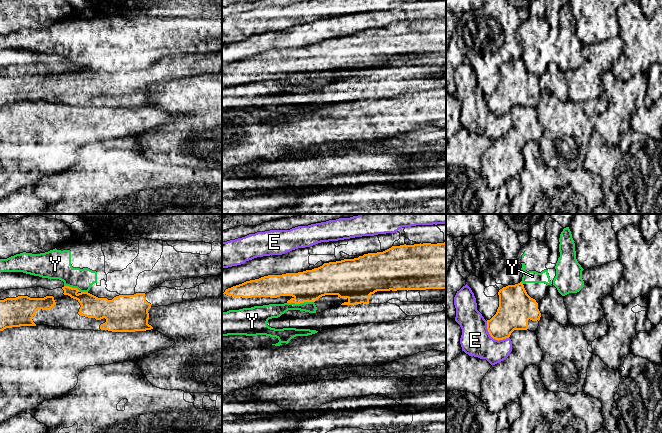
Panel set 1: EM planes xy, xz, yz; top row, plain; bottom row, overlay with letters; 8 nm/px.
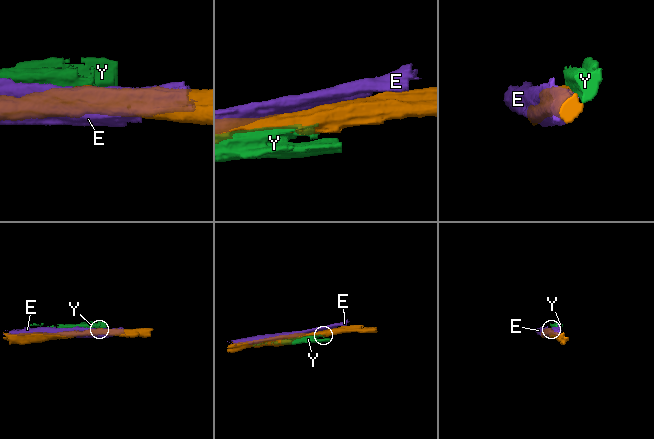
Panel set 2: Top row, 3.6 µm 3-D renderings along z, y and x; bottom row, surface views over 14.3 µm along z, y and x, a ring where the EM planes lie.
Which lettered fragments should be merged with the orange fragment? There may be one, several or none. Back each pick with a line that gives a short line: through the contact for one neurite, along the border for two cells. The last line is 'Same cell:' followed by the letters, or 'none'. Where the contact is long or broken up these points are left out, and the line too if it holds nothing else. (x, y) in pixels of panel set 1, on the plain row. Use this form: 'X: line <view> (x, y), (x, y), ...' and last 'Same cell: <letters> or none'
Same cell: none

